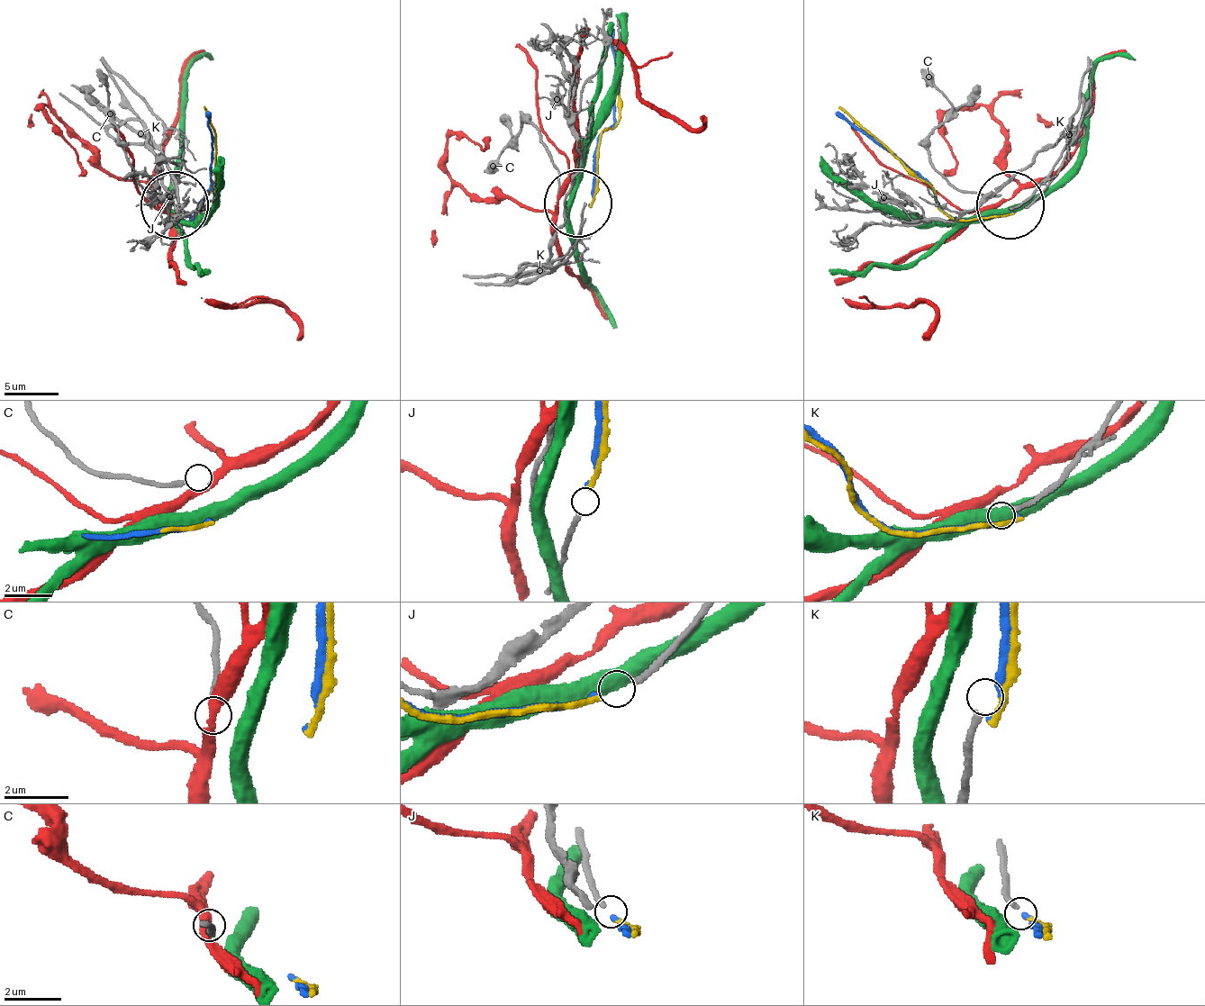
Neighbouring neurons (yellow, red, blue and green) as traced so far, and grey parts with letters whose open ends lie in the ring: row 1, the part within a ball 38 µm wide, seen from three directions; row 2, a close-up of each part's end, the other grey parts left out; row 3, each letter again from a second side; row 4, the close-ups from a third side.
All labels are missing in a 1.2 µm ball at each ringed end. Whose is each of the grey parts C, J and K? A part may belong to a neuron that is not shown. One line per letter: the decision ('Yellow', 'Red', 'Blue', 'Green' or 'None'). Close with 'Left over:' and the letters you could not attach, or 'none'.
C: Red
J: Yellow
K: None
Left over: K

